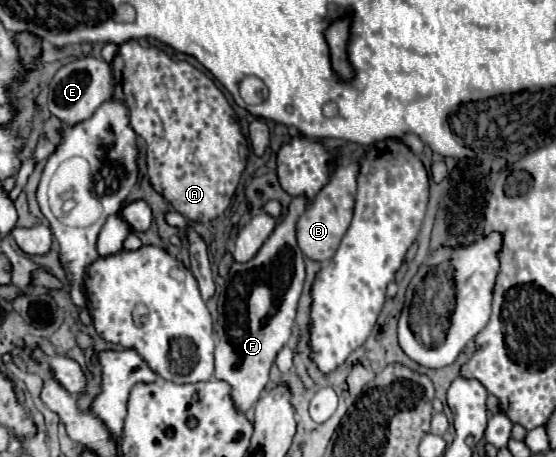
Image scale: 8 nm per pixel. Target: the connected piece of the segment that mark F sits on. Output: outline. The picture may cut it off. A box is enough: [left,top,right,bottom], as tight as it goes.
[216,197,306,413]

